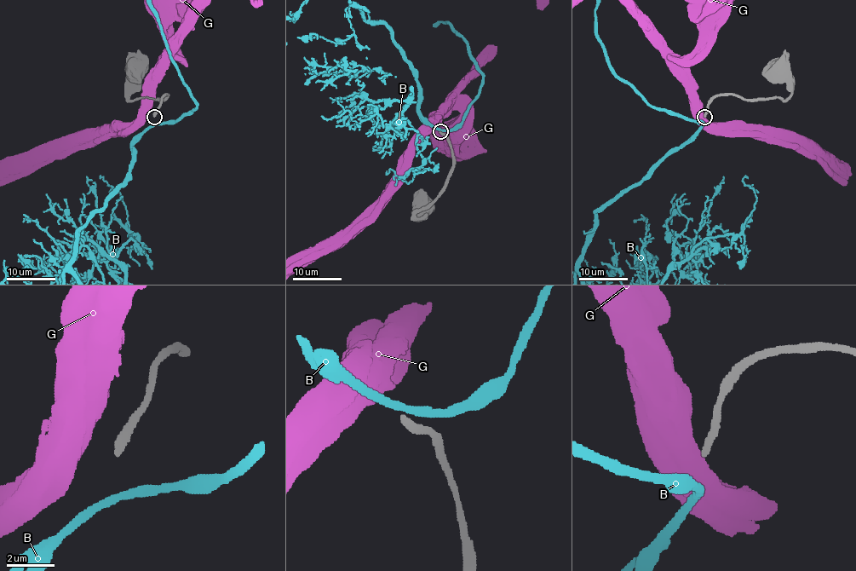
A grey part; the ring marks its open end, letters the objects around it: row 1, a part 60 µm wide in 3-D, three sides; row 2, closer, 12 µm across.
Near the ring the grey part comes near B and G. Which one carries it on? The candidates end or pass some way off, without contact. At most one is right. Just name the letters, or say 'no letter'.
B

